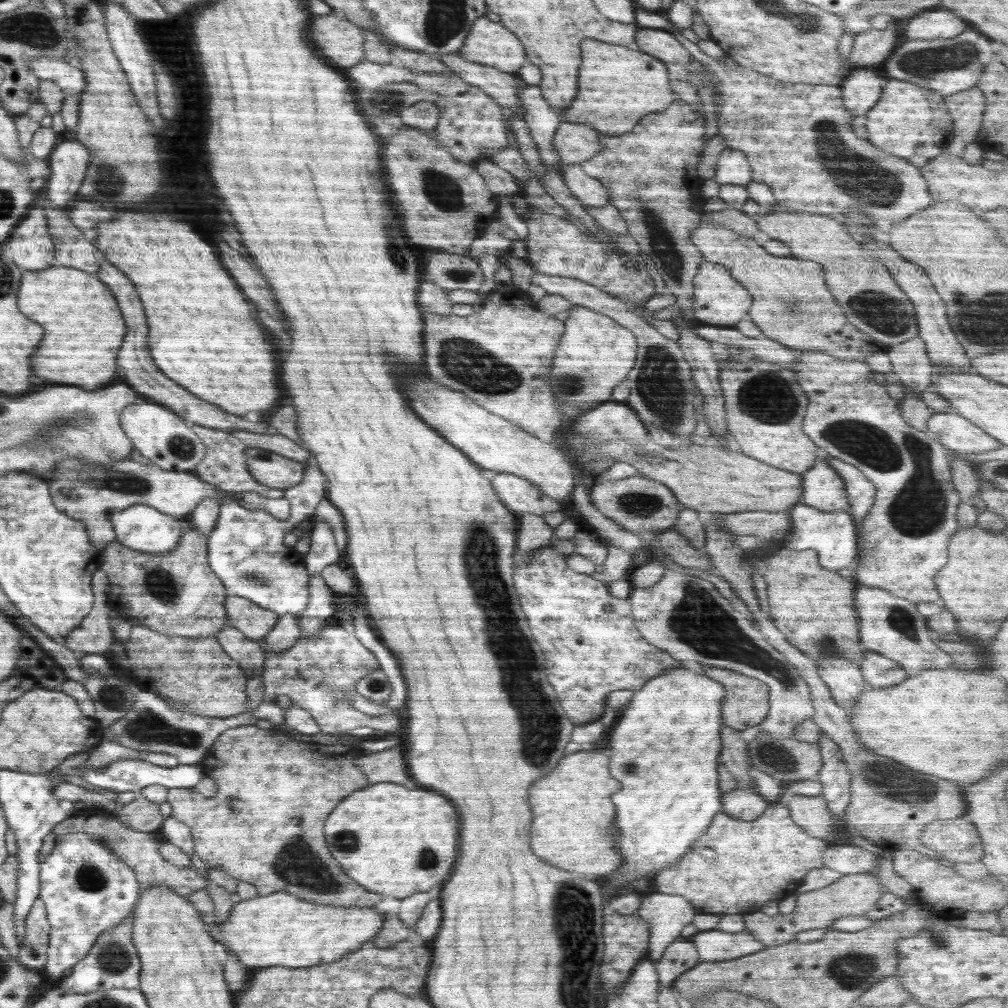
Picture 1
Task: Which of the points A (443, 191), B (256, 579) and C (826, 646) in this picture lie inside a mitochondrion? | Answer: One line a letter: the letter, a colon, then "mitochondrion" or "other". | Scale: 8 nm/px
A: mitochondrion
B: mitochondrion
C: mitochondrion

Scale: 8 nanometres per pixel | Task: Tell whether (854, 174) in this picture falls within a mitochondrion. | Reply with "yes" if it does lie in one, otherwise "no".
yes

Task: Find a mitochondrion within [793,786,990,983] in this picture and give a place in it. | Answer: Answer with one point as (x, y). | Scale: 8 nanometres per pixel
(938, 941)

